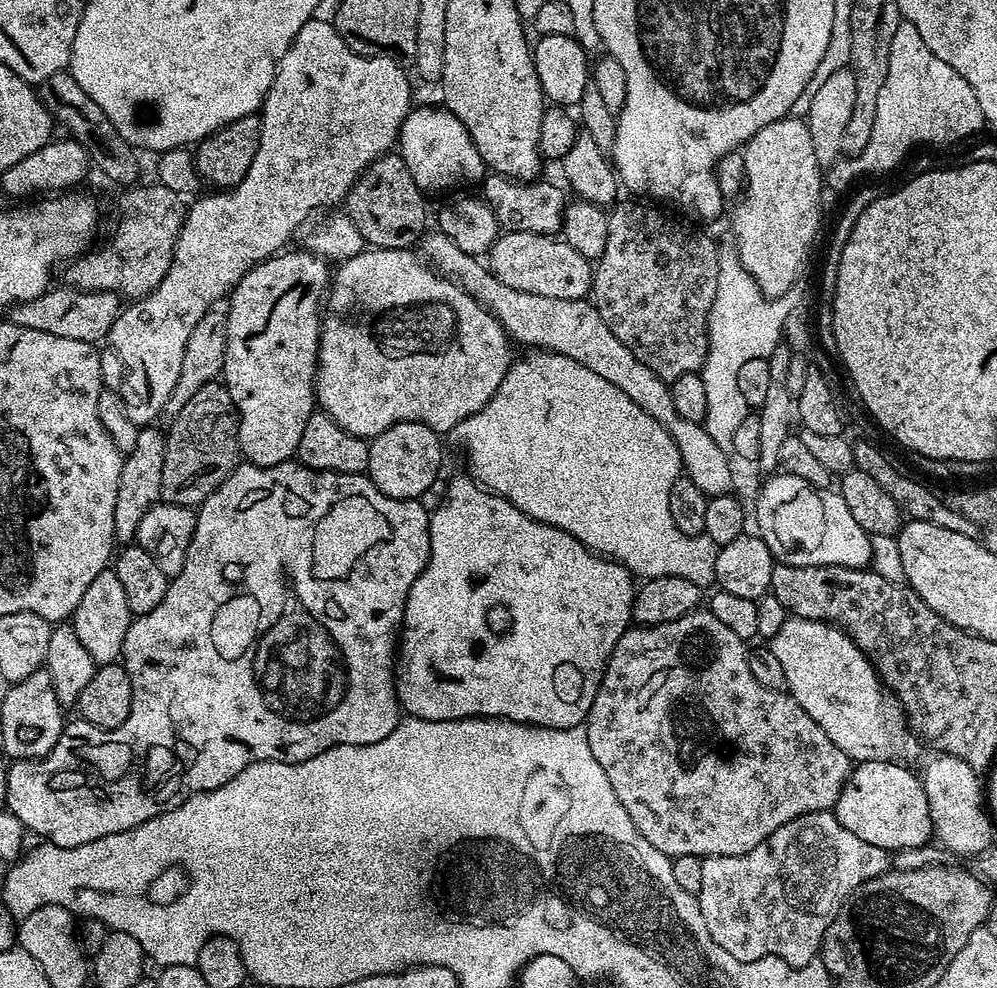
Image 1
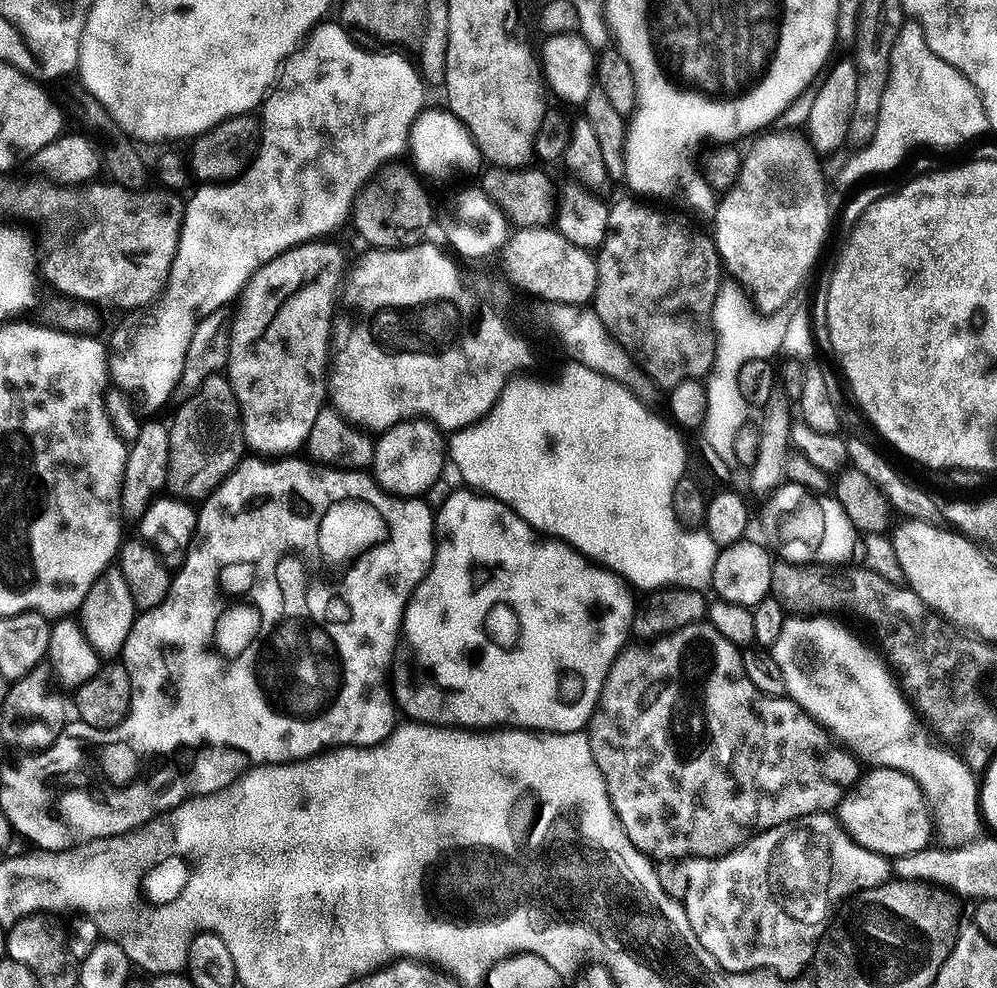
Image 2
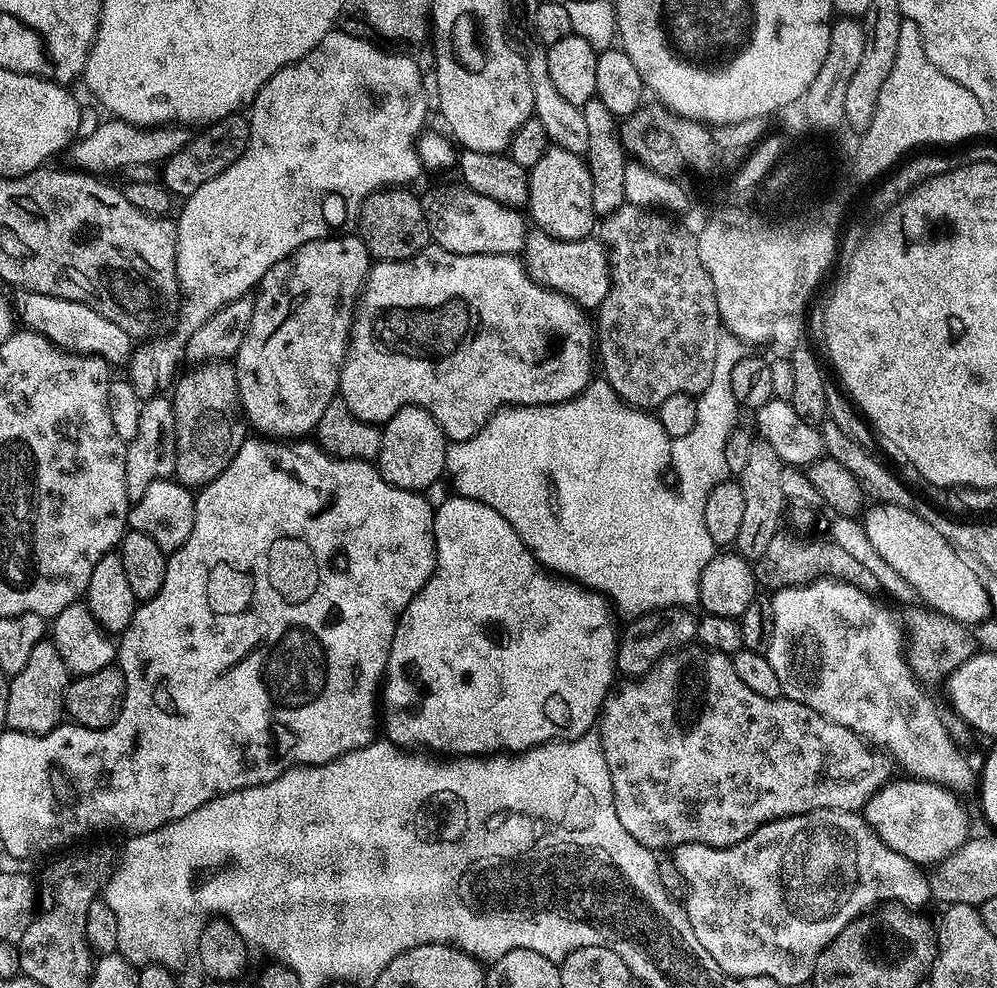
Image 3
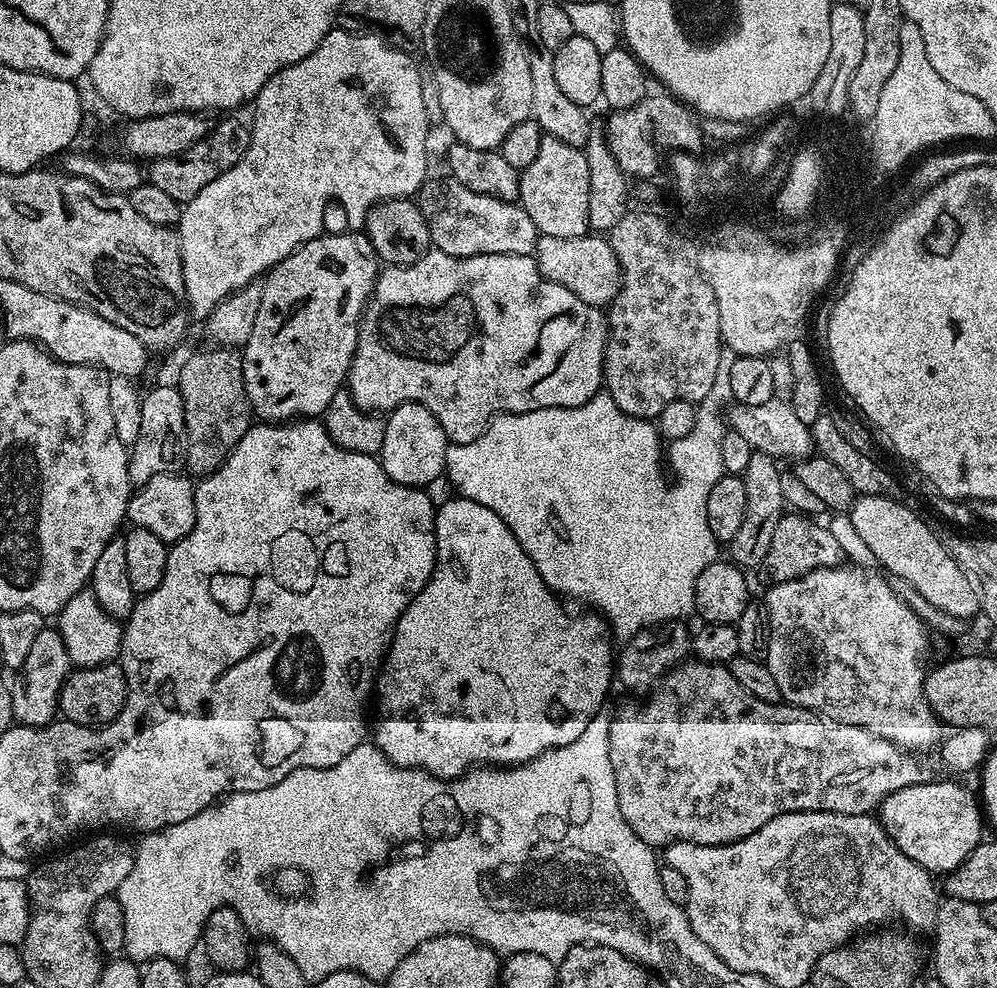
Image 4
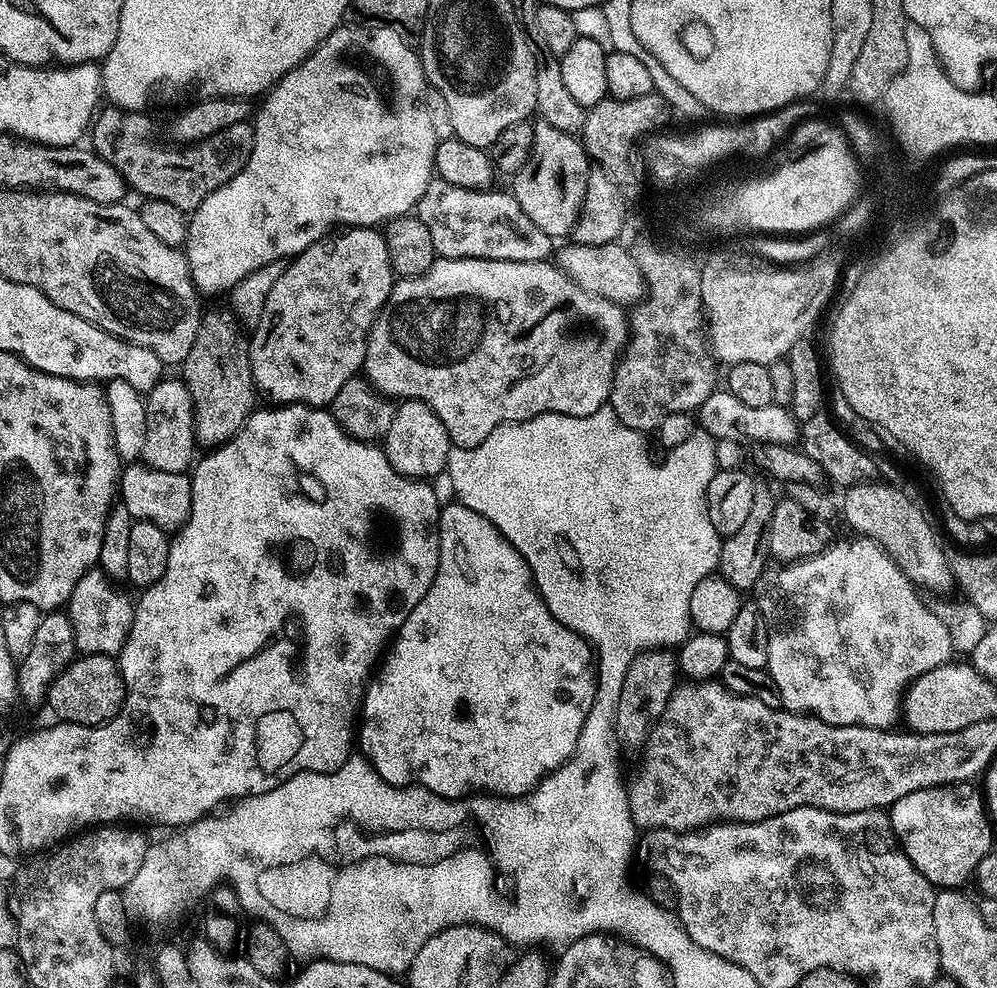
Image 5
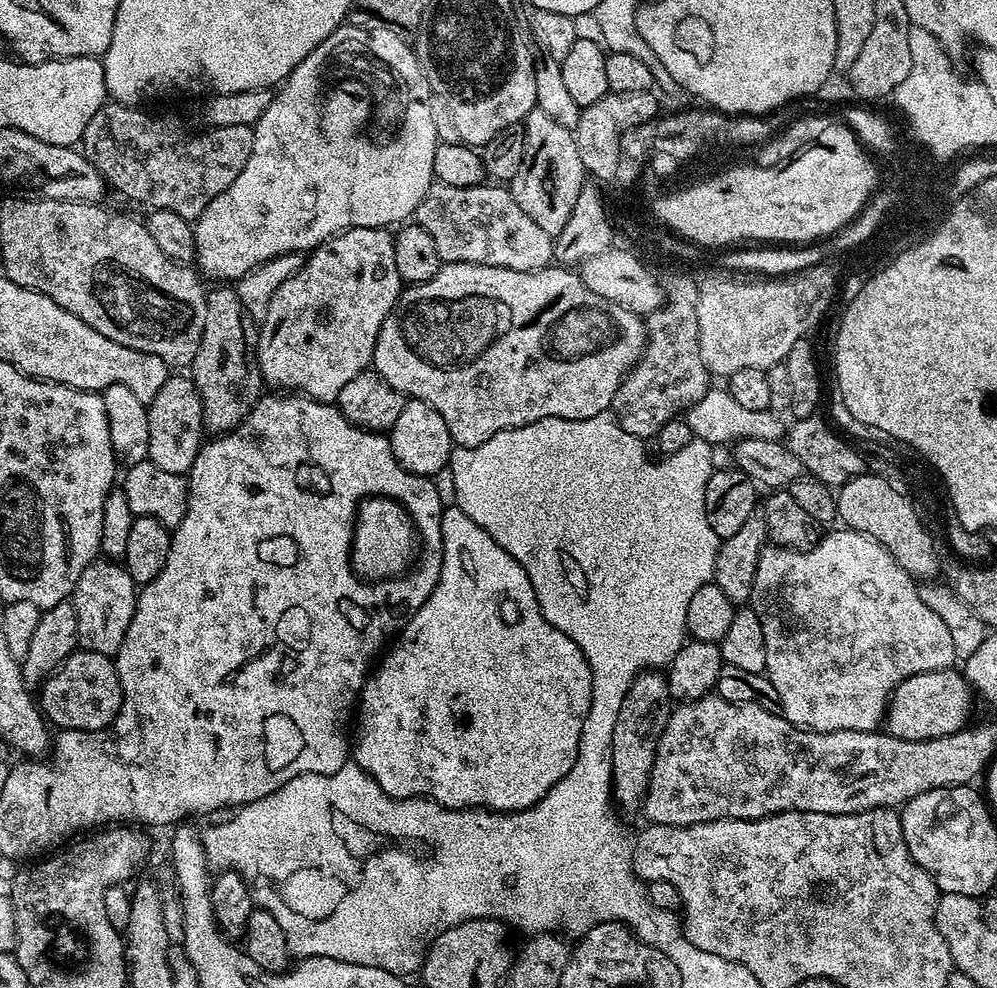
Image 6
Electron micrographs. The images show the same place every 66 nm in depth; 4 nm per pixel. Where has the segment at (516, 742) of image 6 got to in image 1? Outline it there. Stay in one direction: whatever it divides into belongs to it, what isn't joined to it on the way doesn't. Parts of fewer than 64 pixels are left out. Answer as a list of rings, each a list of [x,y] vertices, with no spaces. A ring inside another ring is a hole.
[[[465,476],[449,483],[442,506],[431,513],[428,522],[428,564],[420,571],[414,586],[410,586],[410,594],[404,607],[402,639],[398,644],[398,667],[394,672],[394,687],[401,709],[409,717],[418,720],[463,720],[470,716],[483,716],[513,720],[519,724],[534,724],[537,728],[579,728],[588,719],[594,694],[618,638],[622,638],[622,634],[633,623],[633,573],[623,563],[593,552],[563,528],[543,520],[535,520],[533,516],[518,510],[505,496],[497,496],[495,492],[485,490],[475,479]]]

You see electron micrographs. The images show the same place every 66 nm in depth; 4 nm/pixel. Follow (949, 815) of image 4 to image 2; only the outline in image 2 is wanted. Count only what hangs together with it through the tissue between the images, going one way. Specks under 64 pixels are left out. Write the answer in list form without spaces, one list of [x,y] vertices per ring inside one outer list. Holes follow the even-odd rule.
[[[876,766],[868,771],[863,773],[862,779],[855,785],[854,791],[845,795],[838,805],[838,819],[844,829],[863,848],[868,848],[880,856],[895,858],[895,856],[912,856],[914,854],[916,856],[924,852],[933,843],[932,828],[934,832],[934,816],[930,811],[928,798],[924,796],[924,789],[918,782],[914,782],[914,778],[893,768]]]

